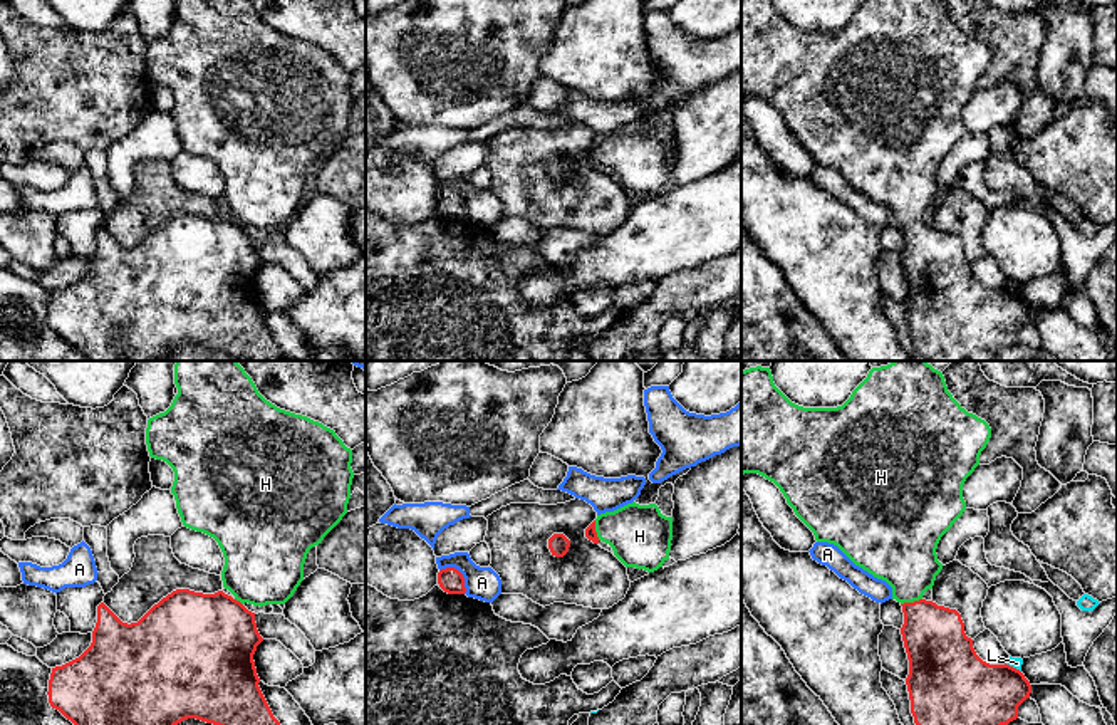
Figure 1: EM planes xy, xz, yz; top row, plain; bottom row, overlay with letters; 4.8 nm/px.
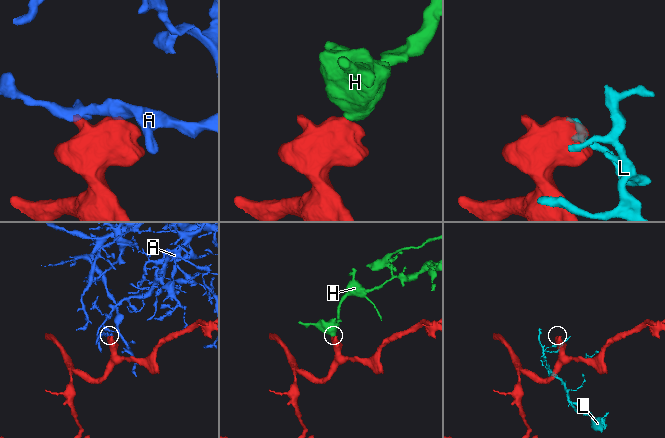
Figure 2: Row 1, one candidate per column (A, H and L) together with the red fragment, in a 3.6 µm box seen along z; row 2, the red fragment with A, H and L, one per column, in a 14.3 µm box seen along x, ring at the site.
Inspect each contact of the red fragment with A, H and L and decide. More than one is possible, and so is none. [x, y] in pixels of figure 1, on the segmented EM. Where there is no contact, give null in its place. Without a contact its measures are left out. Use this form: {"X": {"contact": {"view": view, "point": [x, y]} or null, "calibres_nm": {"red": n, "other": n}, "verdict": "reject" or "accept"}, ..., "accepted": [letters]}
{"A": {"contact": {"view": "xz", "point": [462, 574]}, "calibres_nm": {"red": 120, "other": 160}, "verdict": "reject"}, "H": {"contact": {"view": "yz", "point": [911, 603]}, "calibres_nm": {"red": 300, "other": 320}, "verdict": "accept"}, "L": {"contact": {"view": "yz", "point": [1012, 667]}, "calibres_nm": {"red": 320, "other": 50}, "verdict": "reject"}, "accepted": ["H"]}

